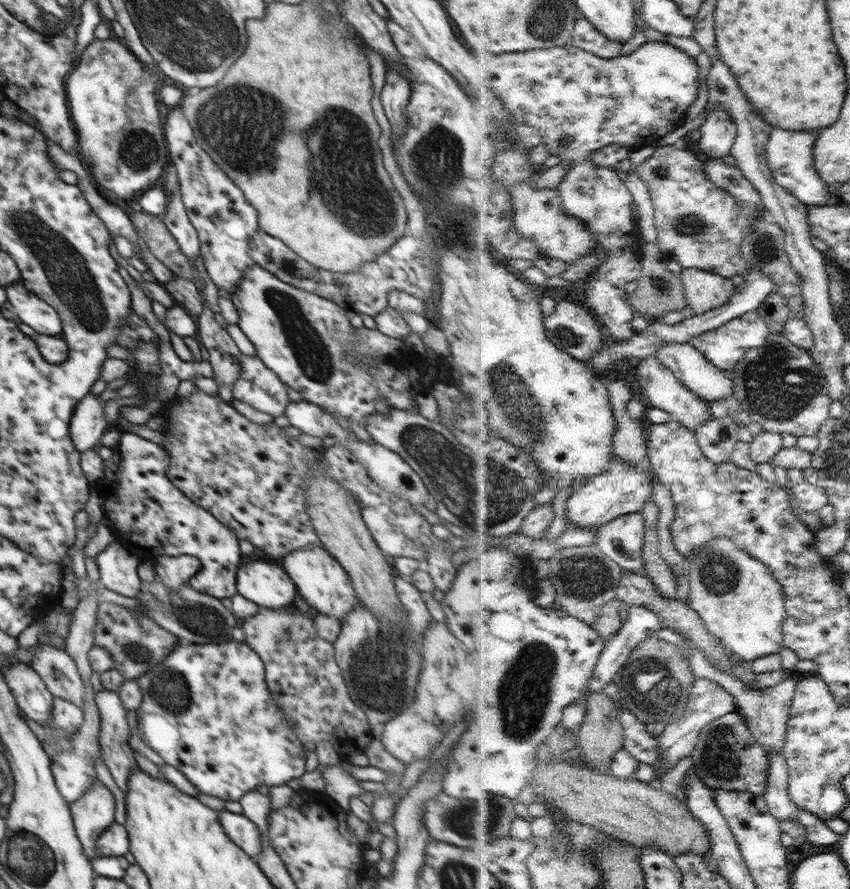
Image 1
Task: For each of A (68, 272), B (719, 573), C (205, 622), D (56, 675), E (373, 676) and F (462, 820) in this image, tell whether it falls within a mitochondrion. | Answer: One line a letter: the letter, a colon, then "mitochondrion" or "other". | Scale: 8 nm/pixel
A: mitochondrion
B: mitochondrion
C: mitochondrion
D: mitochondrion
E: mitochondrion
F: mitochondrion

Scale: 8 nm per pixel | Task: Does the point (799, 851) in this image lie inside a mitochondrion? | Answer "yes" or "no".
no

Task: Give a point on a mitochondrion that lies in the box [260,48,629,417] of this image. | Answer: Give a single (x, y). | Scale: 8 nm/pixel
(345, 140)

